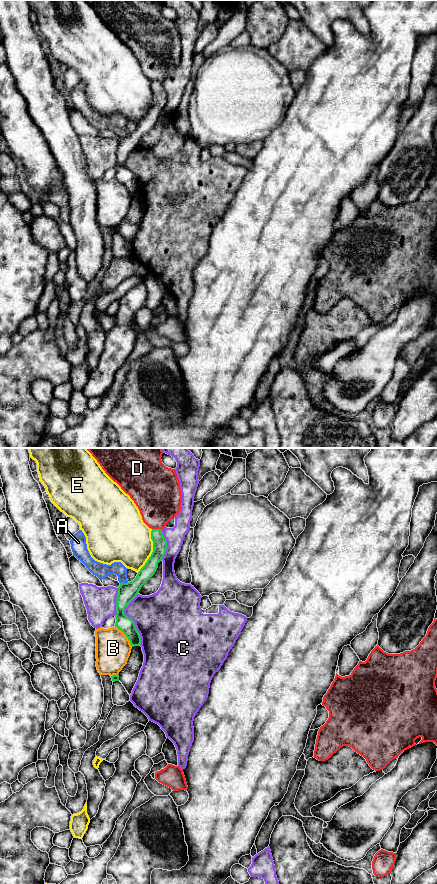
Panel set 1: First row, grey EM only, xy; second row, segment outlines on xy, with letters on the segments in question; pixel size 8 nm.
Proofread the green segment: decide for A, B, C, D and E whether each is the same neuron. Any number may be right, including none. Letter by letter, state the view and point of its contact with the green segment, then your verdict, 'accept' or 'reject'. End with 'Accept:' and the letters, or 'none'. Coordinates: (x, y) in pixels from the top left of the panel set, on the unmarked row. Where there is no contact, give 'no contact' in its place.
A: xy (123, 135) | reject
B: xy (126, 188) | reject
C: xy (130, 170) | reject
D: xy (157, 81) | reject
E: xy (153, 103) | reject
Accept: none

